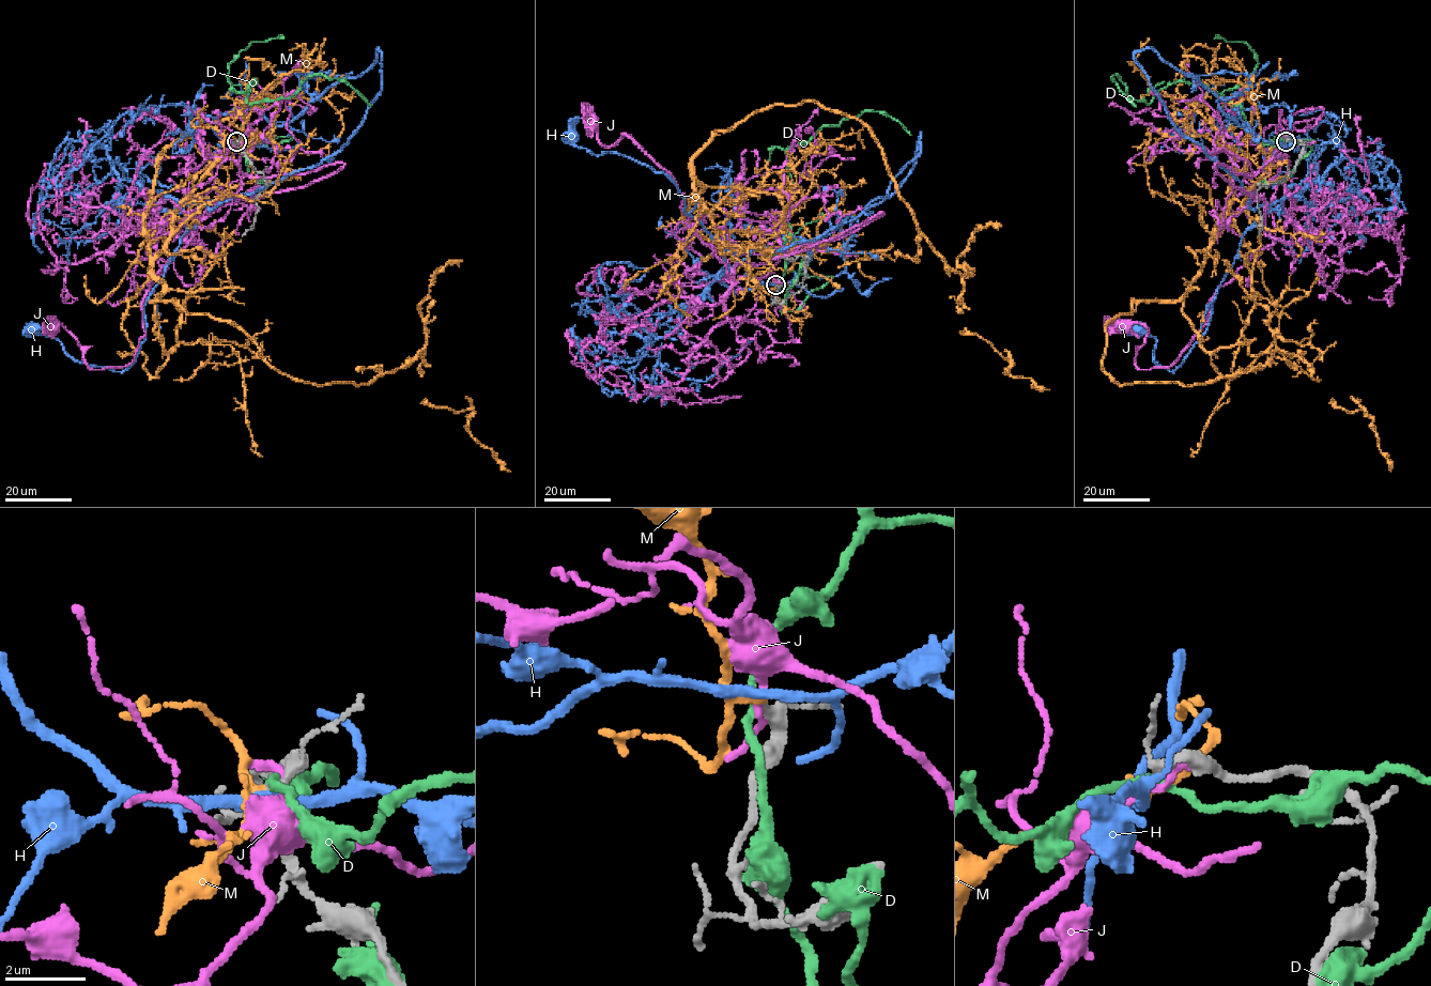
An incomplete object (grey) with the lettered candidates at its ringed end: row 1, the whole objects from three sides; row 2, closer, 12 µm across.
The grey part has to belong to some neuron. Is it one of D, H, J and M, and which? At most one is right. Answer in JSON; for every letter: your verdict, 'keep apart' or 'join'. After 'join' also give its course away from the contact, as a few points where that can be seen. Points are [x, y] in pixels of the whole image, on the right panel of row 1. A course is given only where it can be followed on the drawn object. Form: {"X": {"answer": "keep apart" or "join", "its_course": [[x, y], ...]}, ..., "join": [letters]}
{"D": {"answer": "keep apart"}, "H": {"answer": "keep apart"}, "J": {"answer": "keep apart"}, "M": {"answer": "keep apart"}, "join": []}

